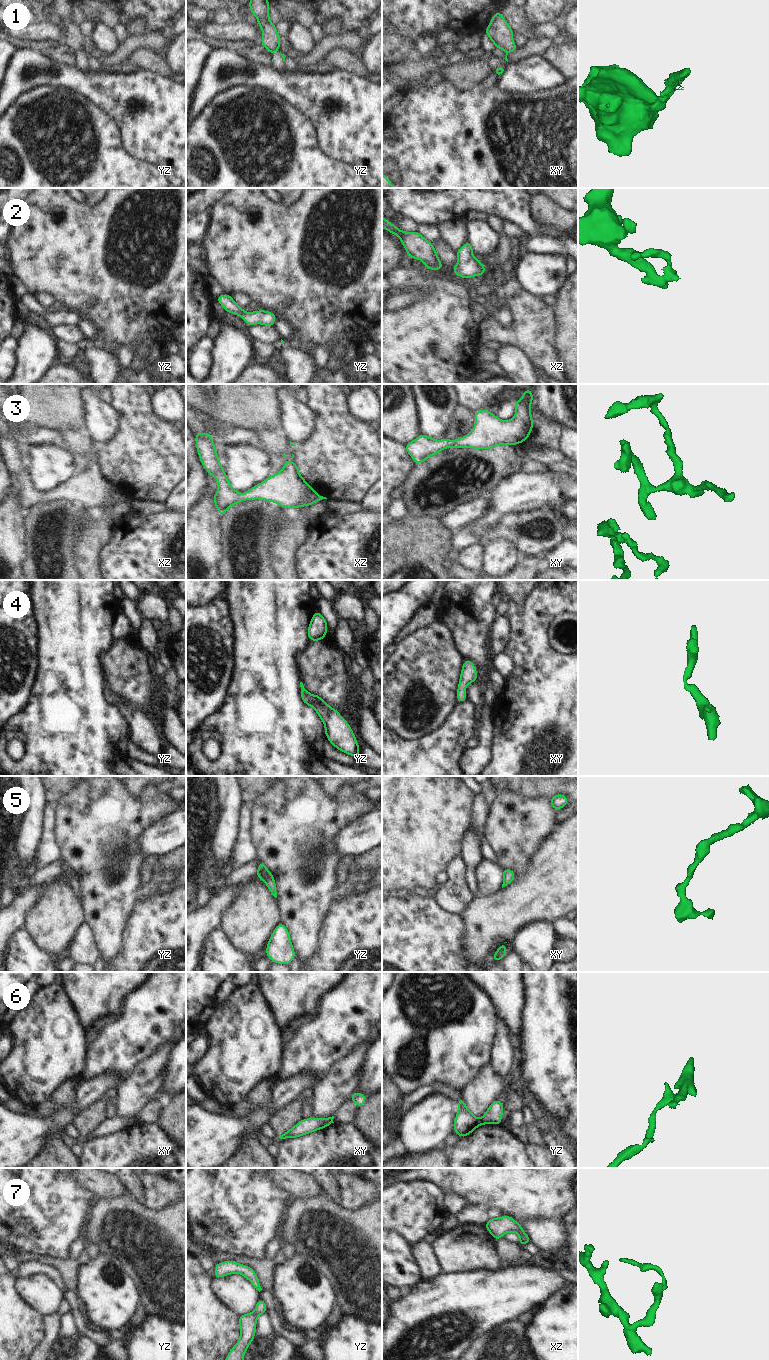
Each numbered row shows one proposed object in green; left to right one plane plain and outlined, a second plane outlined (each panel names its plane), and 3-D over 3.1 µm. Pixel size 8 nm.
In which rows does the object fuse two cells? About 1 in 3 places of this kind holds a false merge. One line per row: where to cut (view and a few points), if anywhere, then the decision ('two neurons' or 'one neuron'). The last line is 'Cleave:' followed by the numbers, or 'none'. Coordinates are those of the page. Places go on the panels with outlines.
1: cut in yz along (275, 50), (271, 52); two neurons
2: no cut; one neuron
3: no cut; one neuron
4: no cut; one neuron
5: no cut; one neuron
6: cut in yz along (481, 1118), (484, 1123); two neurons
7: no cut; one neuron
Cleave: 1, 6

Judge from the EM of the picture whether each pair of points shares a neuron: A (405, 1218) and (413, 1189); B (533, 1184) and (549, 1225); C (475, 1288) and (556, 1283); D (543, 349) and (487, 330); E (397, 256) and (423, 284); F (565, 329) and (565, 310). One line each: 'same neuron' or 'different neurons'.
A: same neuron
B: different neurons
C: same neuron
D: same neuron
E: different neurons
F: same neuron

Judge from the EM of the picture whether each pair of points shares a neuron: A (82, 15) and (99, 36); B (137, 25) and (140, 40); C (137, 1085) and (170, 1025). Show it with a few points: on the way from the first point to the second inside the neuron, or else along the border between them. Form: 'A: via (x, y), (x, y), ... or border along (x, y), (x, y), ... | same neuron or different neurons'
A: border along (94, 22), (99, 20), (112, 30) | different neurons
B: border along (148, 32), (142, 35), (129, 36) | different neurons
C: border along (175, 1040), (162, 1044), (151, 1054), (137, 1062) | different neurons

